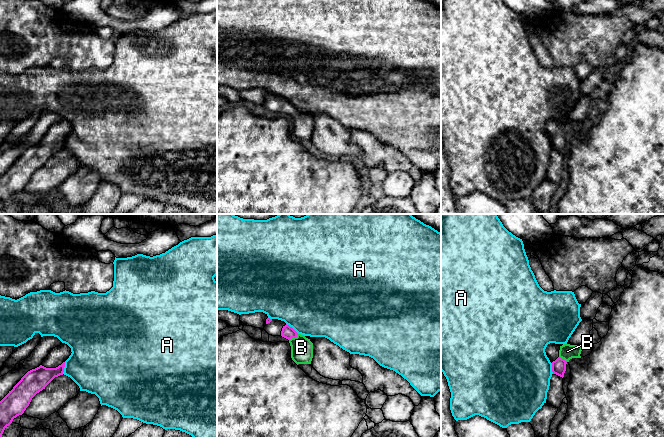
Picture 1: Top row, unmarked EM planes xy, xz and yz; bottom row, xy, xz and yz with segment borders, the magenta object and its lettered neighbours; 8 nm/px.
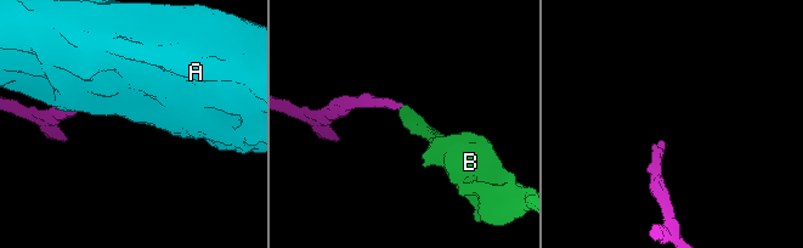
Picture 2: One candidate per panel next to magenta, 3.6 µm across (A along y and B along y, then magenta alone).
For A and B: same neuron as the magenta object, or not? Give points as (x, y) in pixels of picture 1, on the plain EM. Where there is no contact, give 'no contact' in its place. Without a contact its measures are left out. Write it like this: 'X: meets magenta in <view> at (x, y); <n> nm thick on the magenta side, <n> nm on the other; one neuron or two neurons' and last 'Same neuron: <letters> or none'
A: meets magenta in xz at (291, 103); 100 nm thick on the magenta side, 500 nm on the other; two neurons
B: meets magenta in xz at (293, 113); 100 nm thick on the magenta side, 180 nm on the other; one neuron
Same neuron: B

